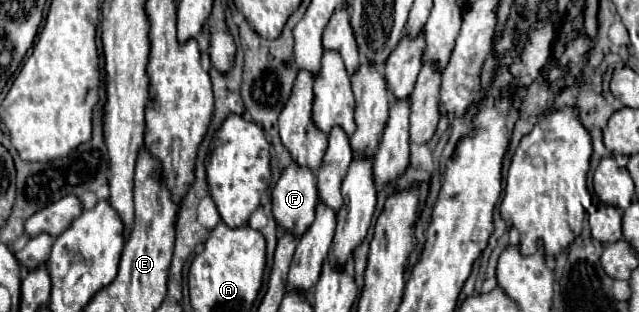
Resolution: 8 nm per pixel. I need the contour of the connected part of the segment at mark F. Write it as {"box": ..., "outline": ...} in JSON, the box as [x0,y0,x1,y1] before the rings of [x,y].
{"box":[273,161,317,237],"outline":[[[291,161],[273,189],[273,215],[279,227],[301,237],[313,223],[317,201],[315,173]]]}

